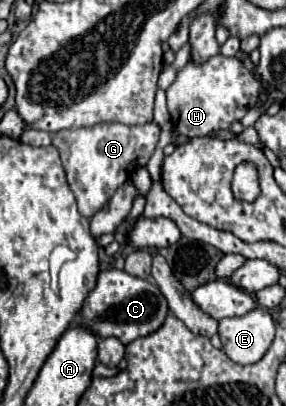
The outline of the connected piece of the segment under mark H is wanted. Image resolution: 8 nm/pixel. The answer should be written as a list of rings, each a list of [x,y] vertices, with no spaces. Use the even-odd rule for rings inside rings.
[[[218,53],[204,63],[190,61],[186,67],[182,67],[176,73],[174,83],[166,89],[166,95],[168,95],[168,111],[170,111],[172,131],[176,137],[186,137],[186,139],[212,137],[214,131],[230,131],[230,125],[234,121],[240,121],[256,105],[256,101],[260,97],[260,85],[254,79],[254,75],[236,57],[224,57]]]

